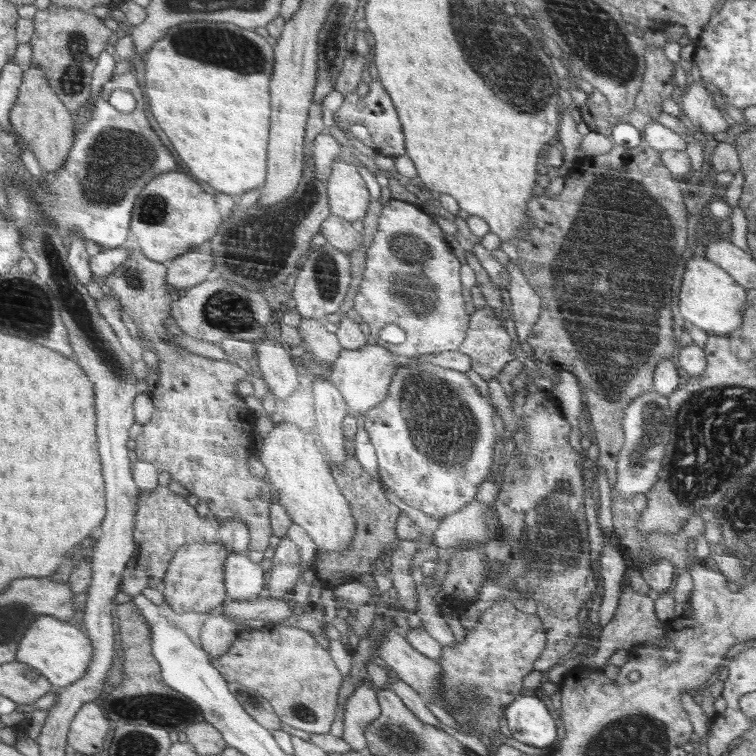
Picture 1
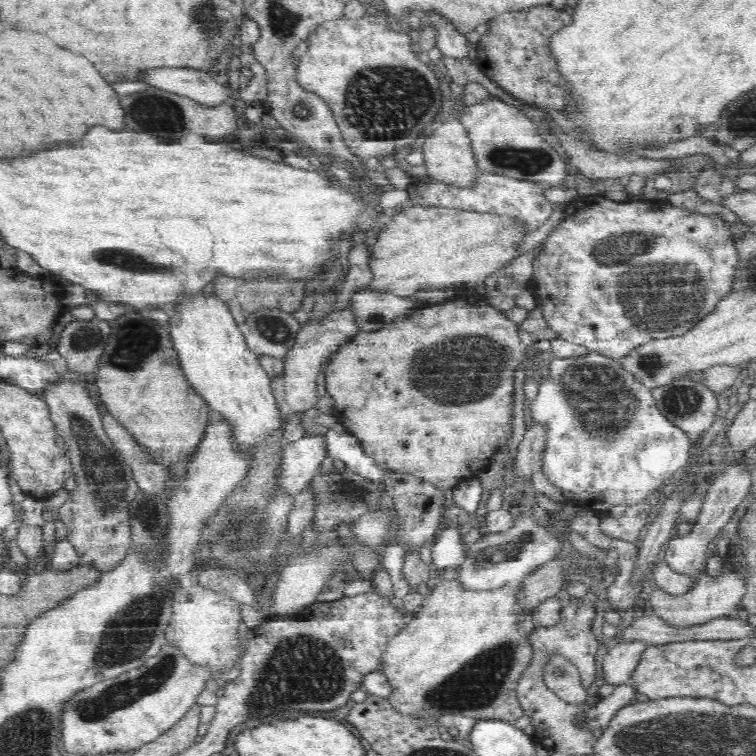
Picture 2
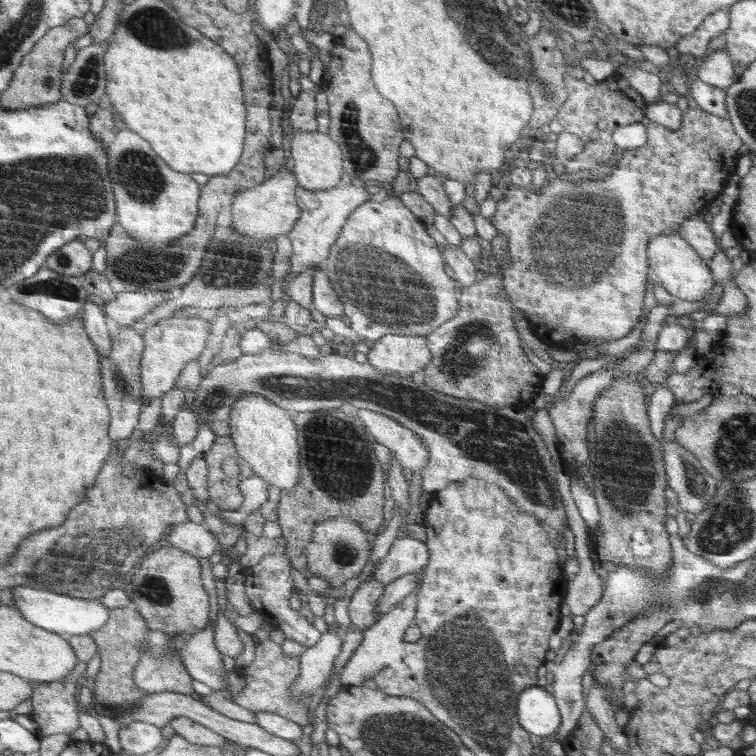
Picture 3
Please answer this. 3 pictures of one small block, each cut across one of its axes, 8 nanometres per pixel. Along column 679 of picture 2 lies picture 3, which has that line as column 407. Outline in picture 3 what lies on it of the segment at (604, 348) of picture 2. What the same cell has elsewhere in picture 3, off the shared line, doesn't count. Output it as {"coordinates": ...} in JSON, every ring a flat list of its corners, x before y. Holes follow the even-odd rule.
{"coordinates":[[390,196,381,202,368,200,349,214,322,268,343,305,348,326,362,341,376,343,388,335,427,337,459,314,456,281,446,274,438,245,426,234,426,226,398,197]]}

